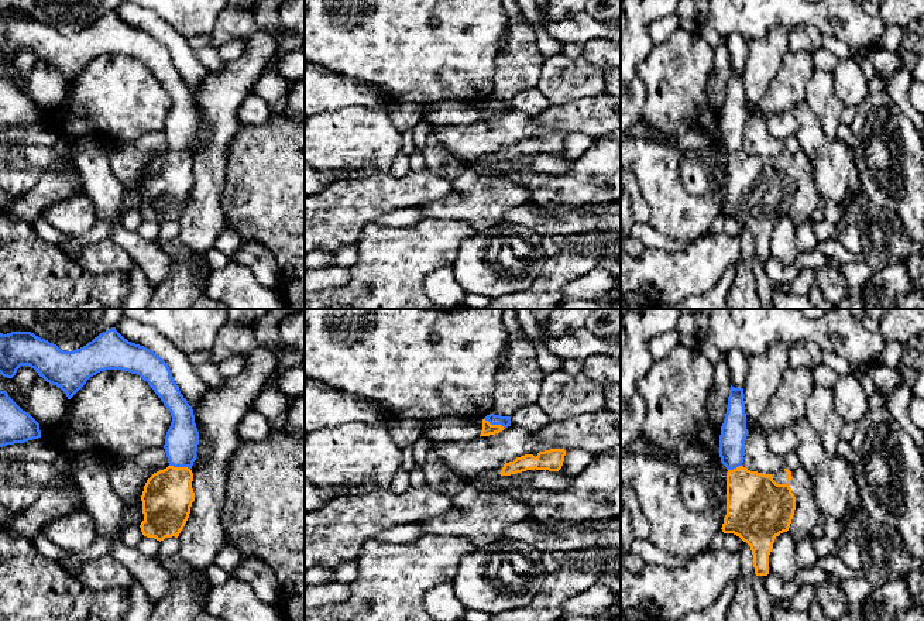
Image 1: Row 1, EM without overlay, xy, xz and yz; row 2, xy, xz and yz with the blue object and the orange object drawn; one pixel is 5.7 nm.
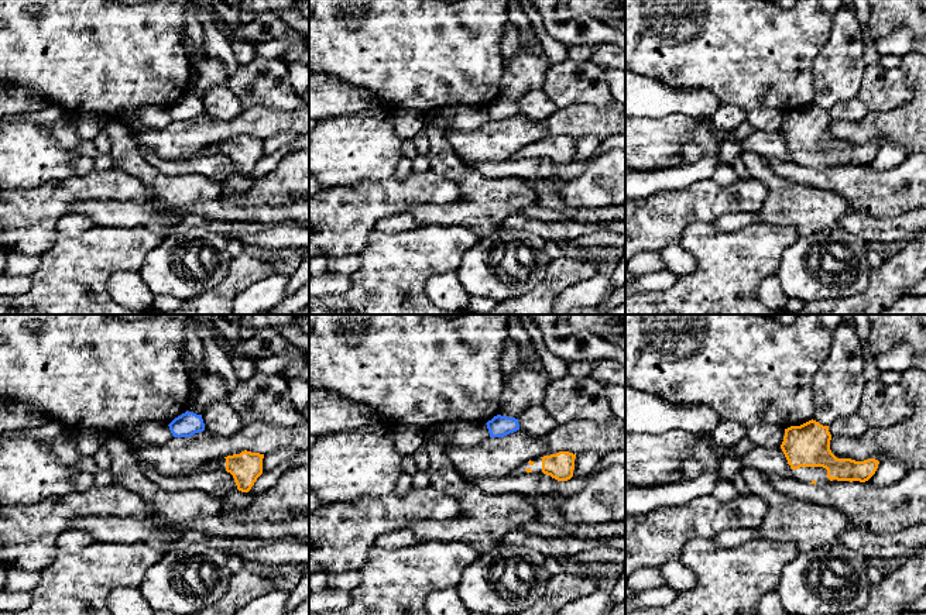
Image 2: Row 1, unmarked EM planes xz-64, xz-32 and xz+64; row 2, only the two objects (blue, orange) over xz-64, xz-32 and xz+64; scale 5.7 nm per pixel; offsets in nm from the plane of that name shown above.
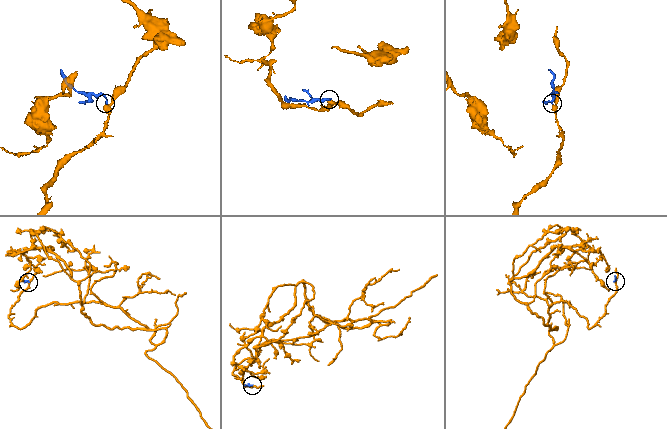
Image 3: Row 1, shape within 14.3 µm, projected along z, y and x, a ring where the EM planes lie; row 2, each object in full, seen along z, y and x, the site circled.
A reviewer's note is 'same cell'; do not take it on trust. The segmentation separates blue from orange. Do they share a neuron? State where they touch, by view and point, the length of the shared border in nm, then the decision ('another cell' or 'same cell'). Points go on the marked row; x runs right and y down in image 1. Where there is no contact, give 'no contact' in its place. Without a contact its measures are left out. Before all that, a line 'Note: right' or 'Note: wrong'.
Note: wrong
contact xy (179, 466); length 120 nm; another cell

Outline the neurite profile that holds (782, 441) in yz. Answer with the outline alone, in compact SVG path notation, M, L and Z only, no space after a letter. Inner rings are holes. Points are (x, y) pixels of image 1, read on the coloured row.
M793 426L772 429L767 432L767 447L780 457L794 452L797 445L798 439Z

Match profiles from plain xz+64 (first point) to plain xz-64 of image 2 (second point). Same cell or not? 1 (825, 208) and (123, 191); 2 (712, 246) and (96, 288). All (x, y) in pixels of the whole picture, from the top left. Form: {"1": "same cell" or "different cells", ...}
{"1": "different cells", "2": "same cell"}

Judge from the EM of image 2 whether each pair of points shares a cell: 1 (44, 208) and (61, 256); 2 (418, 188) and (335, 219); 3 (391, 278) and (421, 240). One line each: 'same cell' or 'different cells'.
1: different cells
2: same cell
3: same cell

